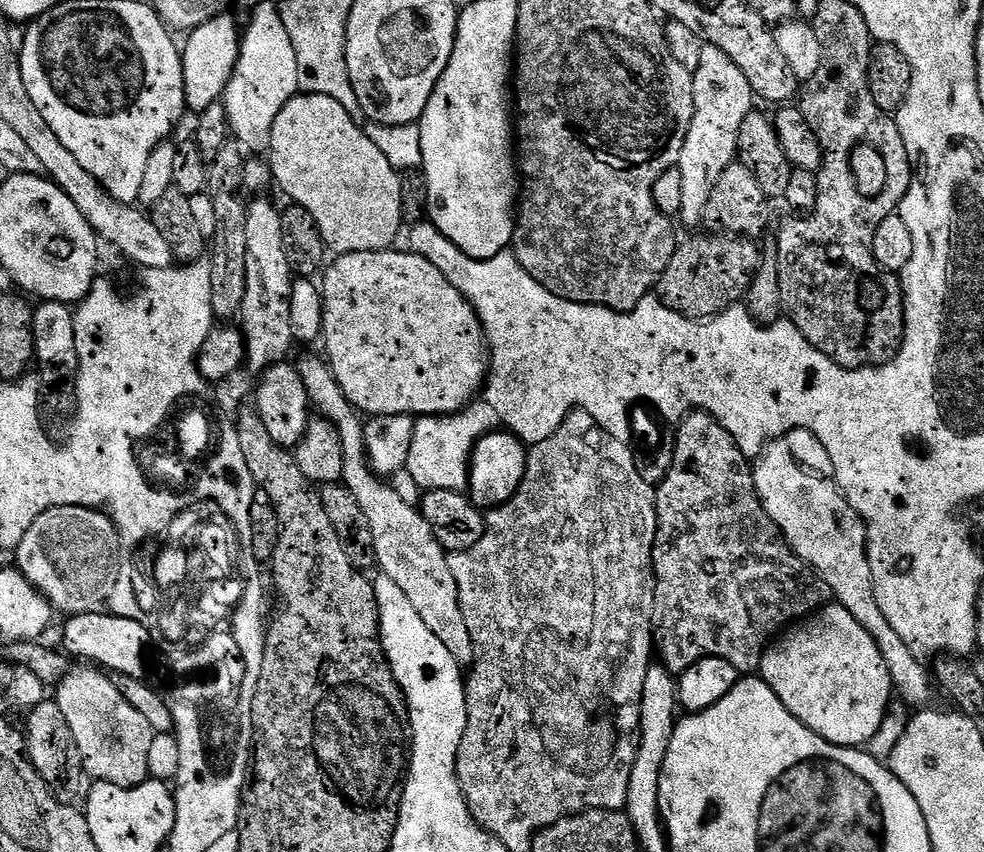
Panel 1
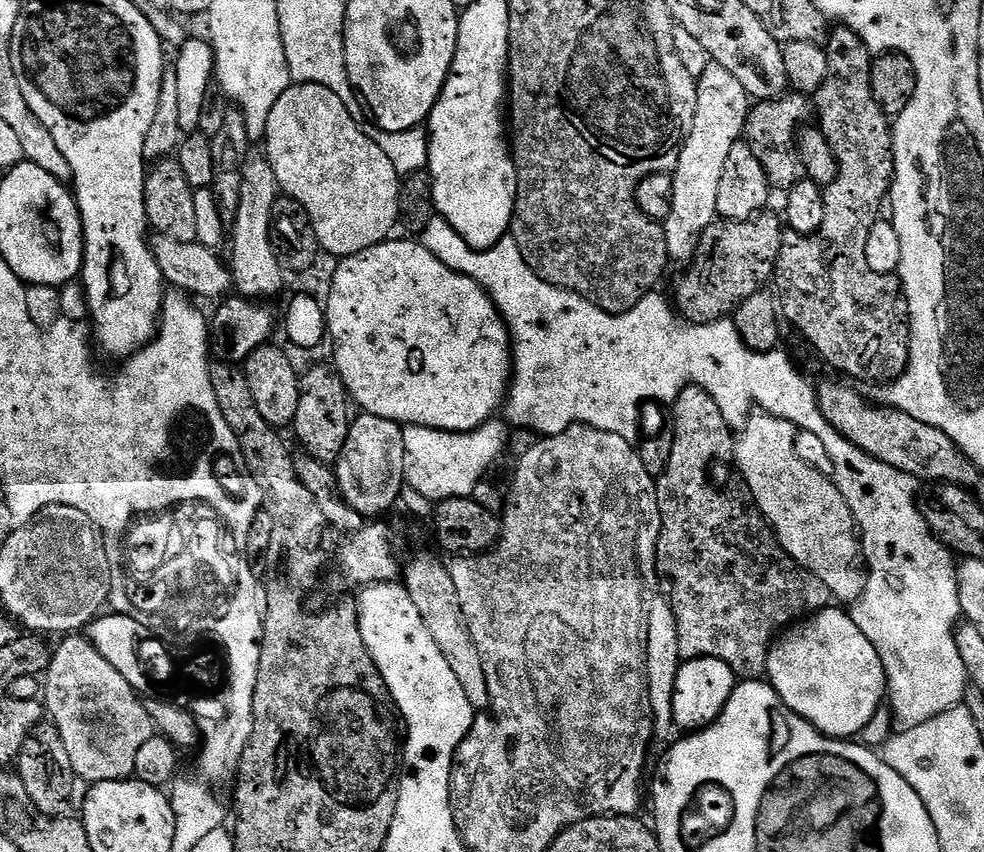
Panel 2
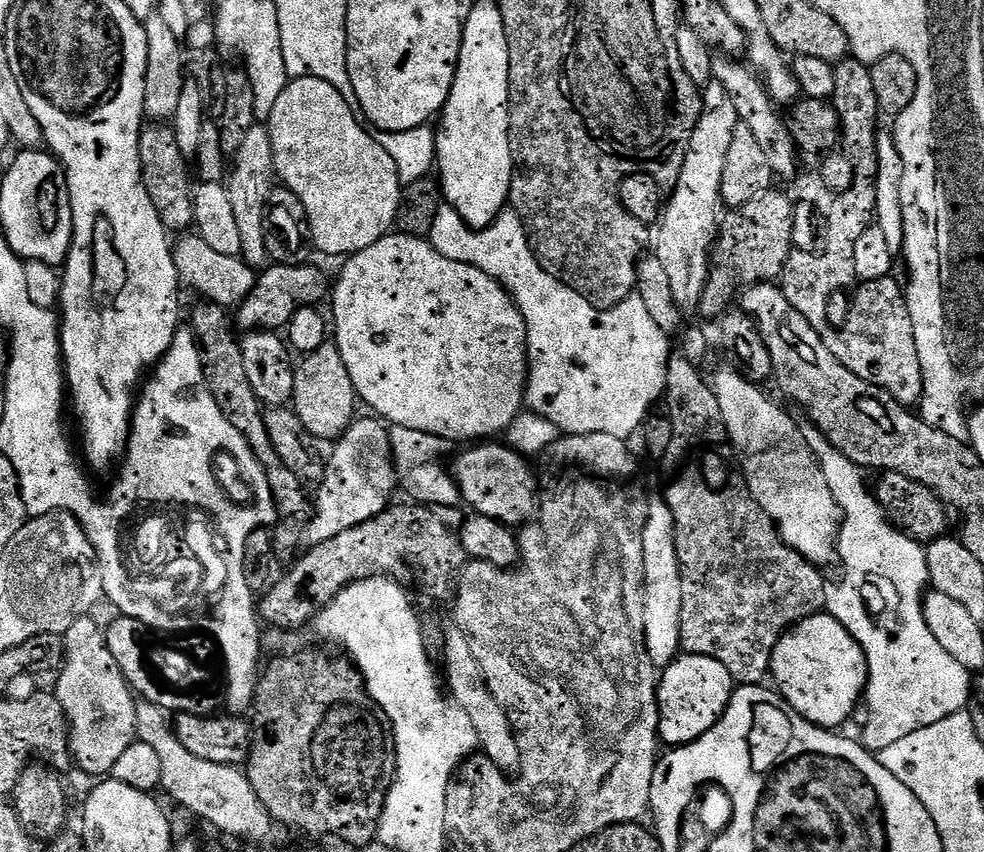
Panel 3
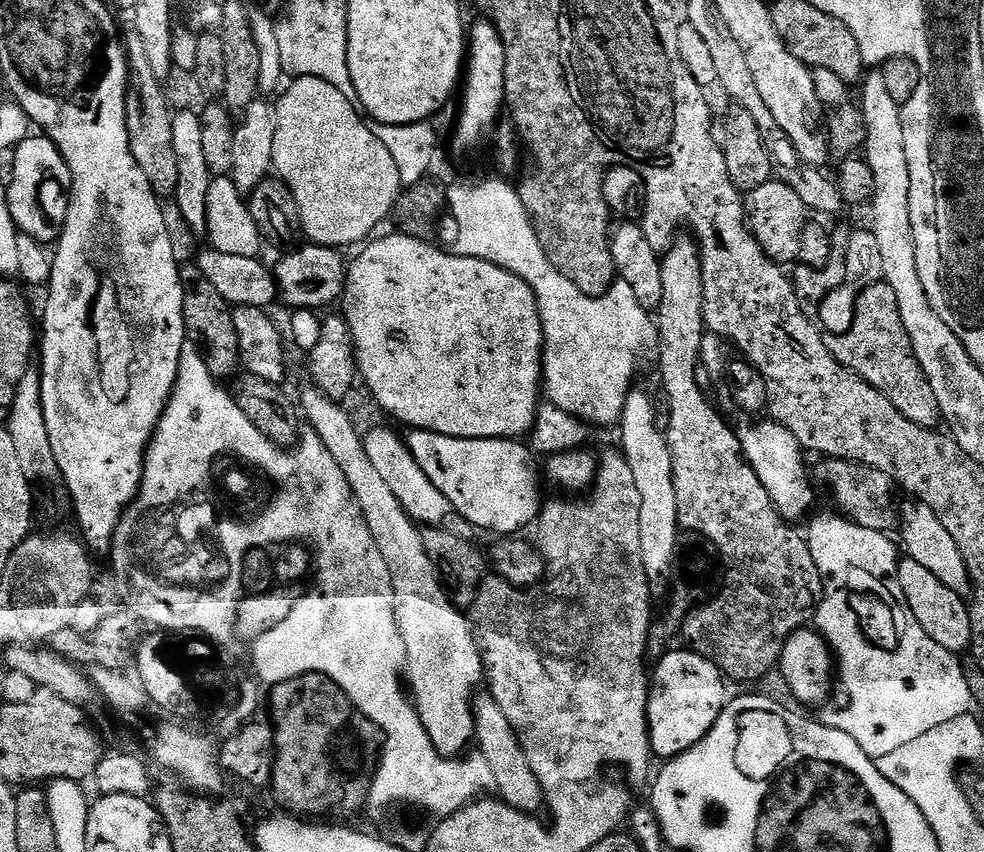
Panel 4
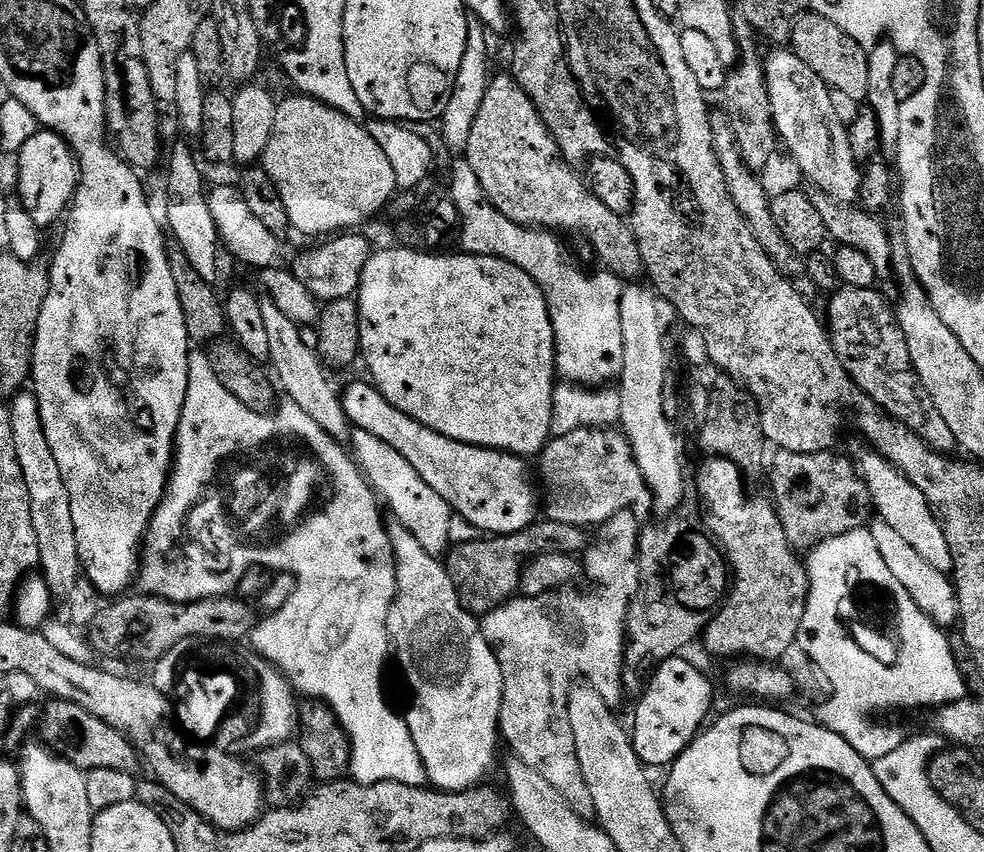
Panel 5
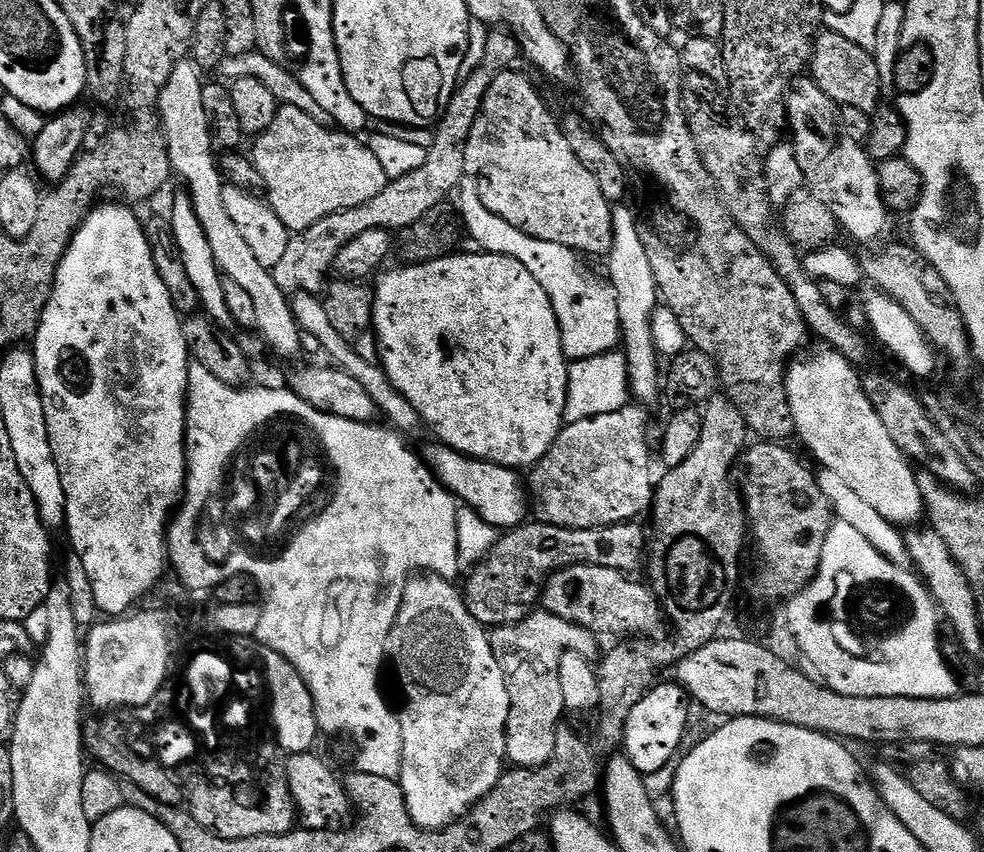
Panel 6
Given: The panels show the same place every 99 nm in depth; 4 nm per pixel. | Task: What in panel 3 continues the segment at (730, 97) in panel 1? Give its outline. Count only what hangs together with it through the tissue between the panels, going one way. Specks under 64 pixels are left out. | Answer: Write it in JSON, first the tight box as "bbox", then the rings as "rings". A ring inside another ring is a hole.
{"bbox":[654,82,740,314],"rings":[[[715,82],[703,85],[700,117],[688,143],[688,153],[678,165],[680,177],[676,180],[676,193],[669,200],[667,197],[654,232],[654,255],[666,269],[674,302],[685,314],[699,309],[702,290],[708,281],[712,246],[722,216],[722,169],[726,166],[726,154],[730,151],[734,130],[740,123],[738,110],[734,110],[734,102],[730,102],[730,94]]]}

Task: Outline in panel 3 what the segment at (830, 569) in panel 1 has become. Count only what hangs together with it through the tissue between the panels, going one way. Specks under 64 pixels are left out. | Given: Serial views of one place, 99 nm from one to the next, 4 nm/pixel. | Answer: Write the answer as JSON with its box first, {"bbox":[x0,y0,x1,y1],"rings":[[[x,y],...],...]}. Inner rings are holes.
{"bbox":[712,368,843,568],"rings":[[[724,368],[712,378],[715,397],[718,398],[719,413],[722,414],[724,429],[727,431],[731,447],[735,447],[742,460],[742,476],[750,489],[752,497],[775,522],[782,539],[811,564],[819,568],[837,561],[836,543],[839,540],[843,516],[834,501],[830,488],[826,485],[825,475],[808,448],[800,424],[780,405],[770,400],[753,381],[737,369]]]}

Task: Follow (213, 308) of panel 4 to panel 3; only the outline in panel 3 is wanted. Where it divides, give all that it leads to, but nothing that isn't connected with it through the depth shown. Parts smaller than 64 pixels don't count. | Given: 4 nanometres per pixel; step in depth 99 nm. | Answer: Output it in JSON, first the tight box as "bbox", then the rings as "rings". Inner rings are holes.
{"bbox":[190,302,310,556],"rings":[[[200,302],[192,312],[190,331],[200,347],[200,361],[204,367],[206,386],[210,394],[214,394],[214,402],[218,402],[218,410],[226,414],[234,430],[243,434],[250,450],[254,450],[254,458],[258,458],[258,462],[262,462],[266,470],[278,517],[278,523],[274,528],[274,548],[279,555],[281,552],[282,555],[288,556],[296,547],[301,547],[302,533],[310,519],[310,500],[308,504],[308,496],[303,492],[305,489],[302,487],[302,481],[287,468],[282,458],[278,458],[278,453],[274,451],[274,442],[270,442],[270,434],[266,434],[265,411],[262,409],[260,399],[254,394],[254,386],[250,386],[246,366],[242,366],[242,350],[240,340],[234,331],[233,317],[229,309],[220,304]]]}

